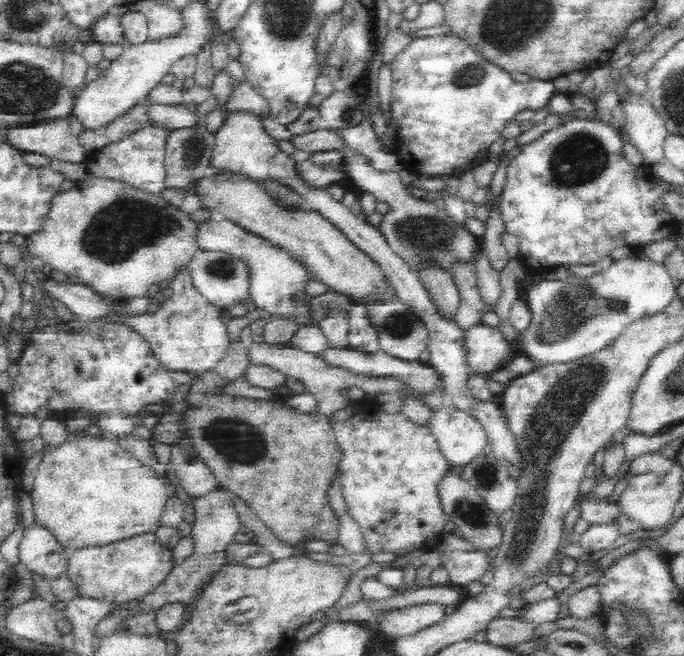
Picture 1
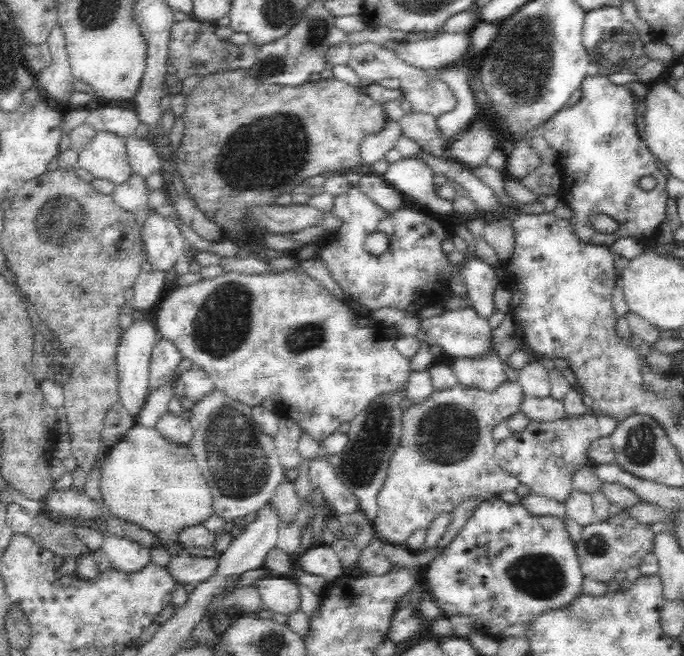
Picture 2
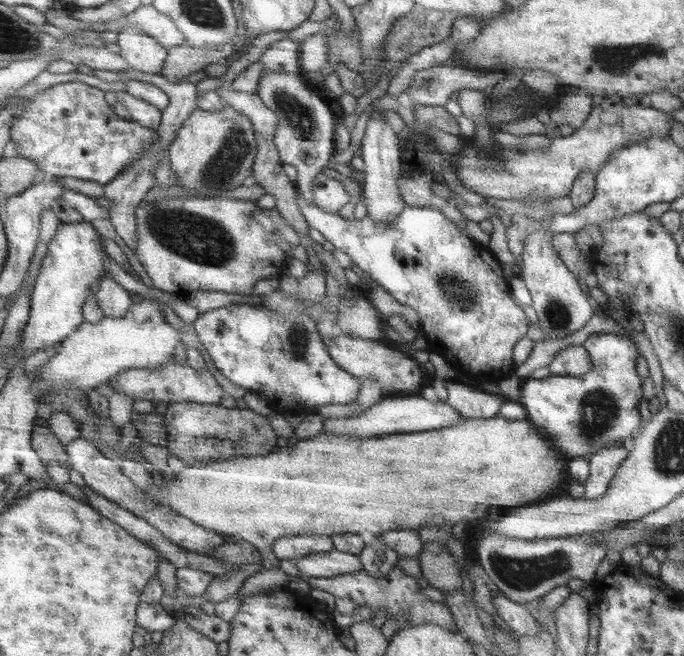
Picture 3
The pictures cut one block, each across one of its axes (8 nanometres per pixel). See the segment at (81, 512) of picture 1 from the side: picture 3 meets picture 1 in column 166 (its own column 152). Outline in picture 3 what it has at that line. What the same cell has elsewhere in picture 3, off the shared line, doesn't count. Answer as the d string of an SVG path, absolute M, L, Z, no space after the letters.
M500 414L494 418L477 418L462 419L450 426L445 426L434 430L425 430L421 433L404 433L404 434L384 434L370 438L347 438L346 436L336 436L335 434L321 433L320 435L308 439L297 440L295 445L279 447L269 455L246 456L242 458L231 458L230 460L219 460L218 462L209 462L202 466L192 466L187 464L182 473L176 474L172 483L164 480L163 489L152 489L144 491L148 498L156 504L162 504L168 508L178 511L180 514L187 516L209 528L215 530L221 535L234 536L237 540L251 542L263 552L263 560L266 568L279 569L282 559L274 552L275 542L282 537L295 537L302 535L324 535L333 537L341 534L362 534L362 532L371 532L373 535L389 530L398 530L404 528L419 529L424 526L439 526L448 528L458 522L464 522L467 525L474 525L488 516L490 506L502 506L502 508L514 508L516 504L530 504L538 500L546 500L558 496L560 489L565 490L567 480L571 479L568 471L570 459L566 458L558 449L551 444L547 438L544 438L543 432L527 417L522 419L509 419Z

